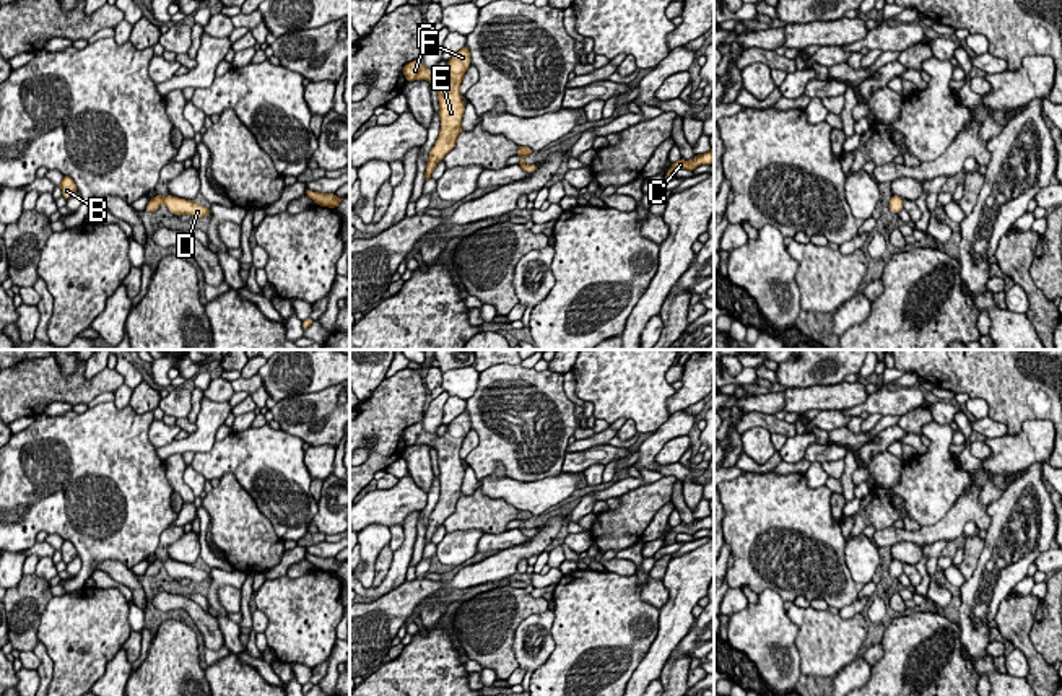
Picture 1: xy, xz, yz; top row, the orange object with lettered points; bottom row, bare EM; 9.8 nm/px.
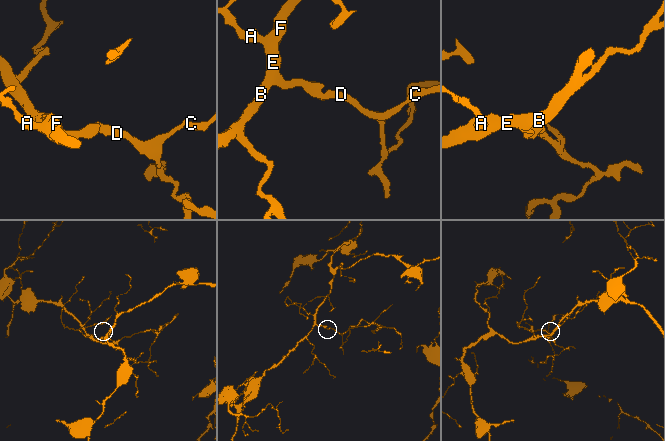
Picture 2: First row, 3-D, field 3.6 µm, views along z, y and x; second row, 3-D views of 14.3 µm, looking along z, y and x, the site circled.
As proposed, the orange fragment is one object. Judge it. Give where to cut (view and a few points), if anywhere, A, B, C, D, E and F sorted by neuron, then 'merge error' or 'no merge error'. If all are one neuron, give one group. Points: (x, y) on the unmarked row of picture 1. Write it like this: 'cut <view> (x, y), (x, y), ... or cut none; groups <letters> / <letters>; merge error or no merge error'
cut none; groups A B C D E F; no merge error

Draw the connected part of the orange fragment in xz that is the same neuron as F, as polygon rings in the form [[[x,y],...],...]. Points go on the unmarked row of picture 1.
[[[465,410],[447,424],[442,436],[428,434],[421,423],[407,428],[402,434],[407,446],[426,444],[437,450],[441,493],[439,501],[429,515],[424,537],[426,545],[431,542],[436,529],[455,512],[457,501],[462,496],[465,468],[462,467],[460,447],[470,429],[470,416]]]

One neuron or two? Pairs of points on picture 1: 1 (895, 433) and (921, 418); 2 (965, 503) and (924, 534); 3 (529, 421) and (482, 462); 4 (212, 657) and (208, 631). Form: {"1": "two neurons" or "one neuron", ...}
{"1": "two neurons", "2": "one neuron", "3": "one neuron", "4": "two neurons"}

